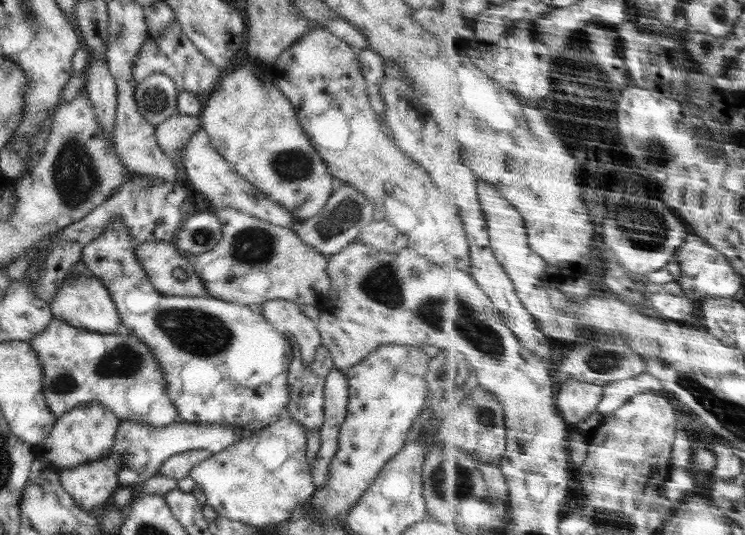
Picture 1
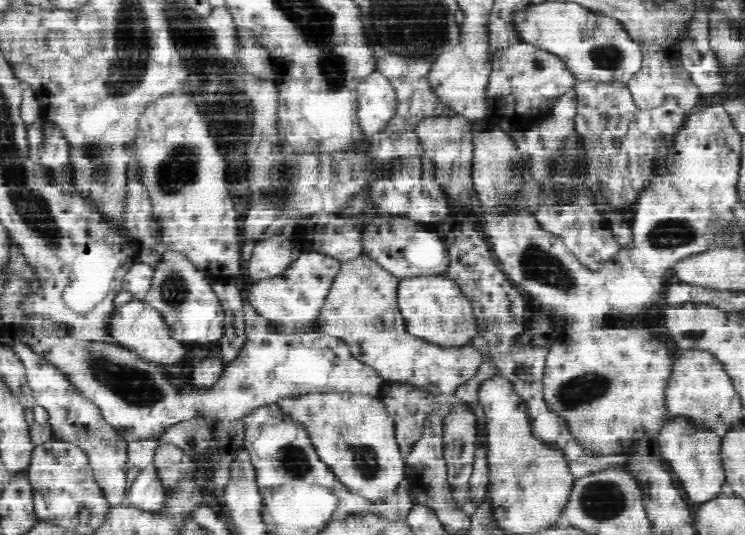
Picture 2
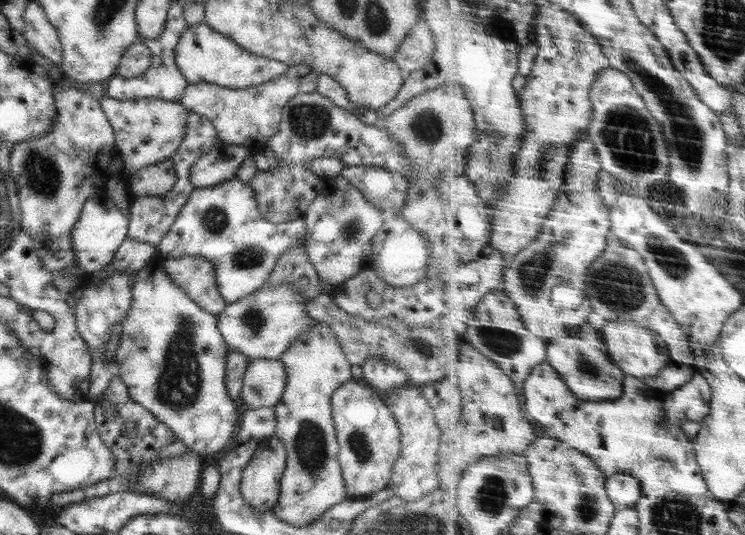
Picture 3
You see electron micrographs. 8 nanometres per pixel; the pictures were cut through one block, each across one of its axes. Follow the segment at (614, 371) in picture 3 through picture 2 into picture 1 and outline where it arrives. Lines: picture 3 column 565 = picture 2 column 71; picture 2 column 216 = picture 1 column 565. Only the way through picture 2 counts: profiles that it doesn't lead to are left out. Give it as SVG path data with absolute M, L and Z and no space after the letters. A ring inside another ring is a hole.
M565 381L556 390L557 409L567 424L577 426L598 410L603 395L604 387L600 384Z

